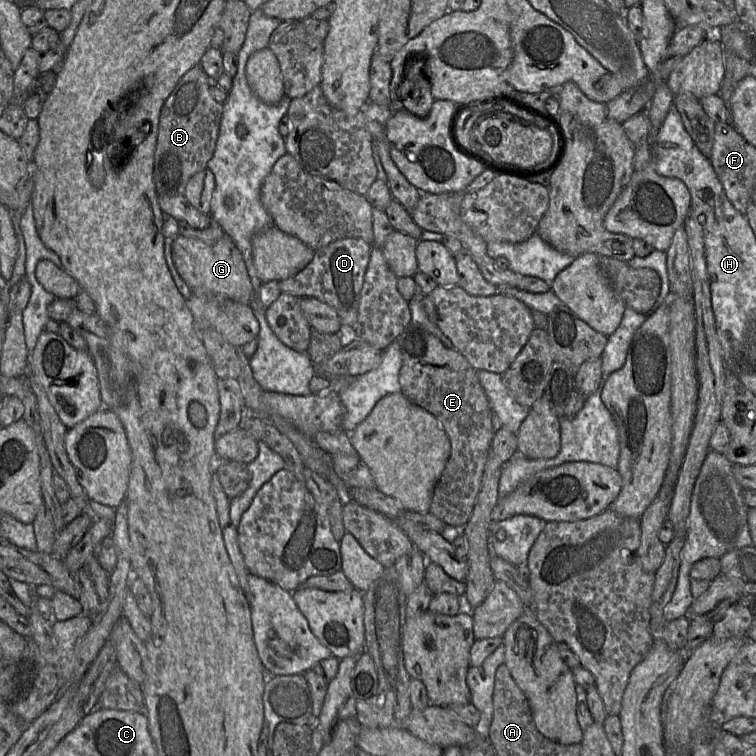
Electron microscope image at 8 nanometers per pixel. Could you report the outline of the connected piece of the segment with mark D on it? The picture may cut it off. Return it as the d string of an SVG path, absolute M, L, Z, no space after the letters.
M345 238L315 251L308 265L294 276L279 281L282 293L297 297L313 297L332 307L343 328L352 328L357 320L360 293L369 263L371 246L362 239Z

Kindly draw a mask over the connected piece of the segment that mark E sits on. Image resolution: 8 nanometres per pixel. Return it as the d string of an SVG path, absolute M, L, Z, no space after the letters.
M413 322L408 324L397 338L397 342L402 359L402 367L399 372L400 391L411 402L437 418L451 445L450 456L435 485L428 512L444 522L446 526L462 528L467 523L473 510L492 439L497 428L503 425L498 424L495 418L487 395L478 380L477 370L456 349L446 347L436 336Z

